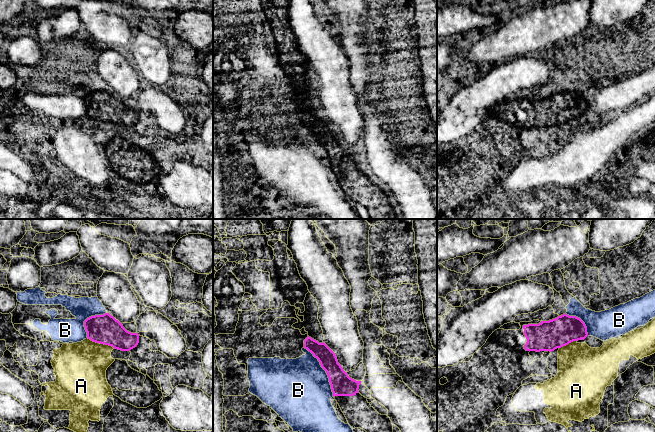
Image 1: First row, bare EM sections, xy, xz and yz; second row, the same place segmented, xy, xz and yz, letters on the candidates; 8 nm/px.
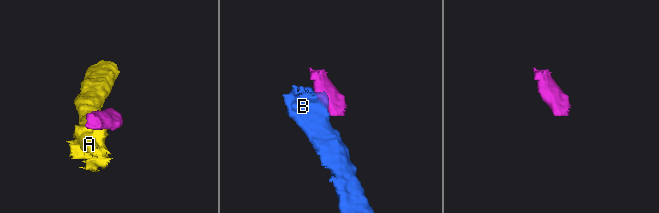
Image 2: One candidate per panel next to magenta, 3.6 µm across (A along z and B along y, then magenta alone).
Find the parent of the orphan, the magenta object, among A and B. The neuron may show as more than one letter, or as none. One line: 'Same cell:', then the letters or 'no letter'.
Same cell: no letter

